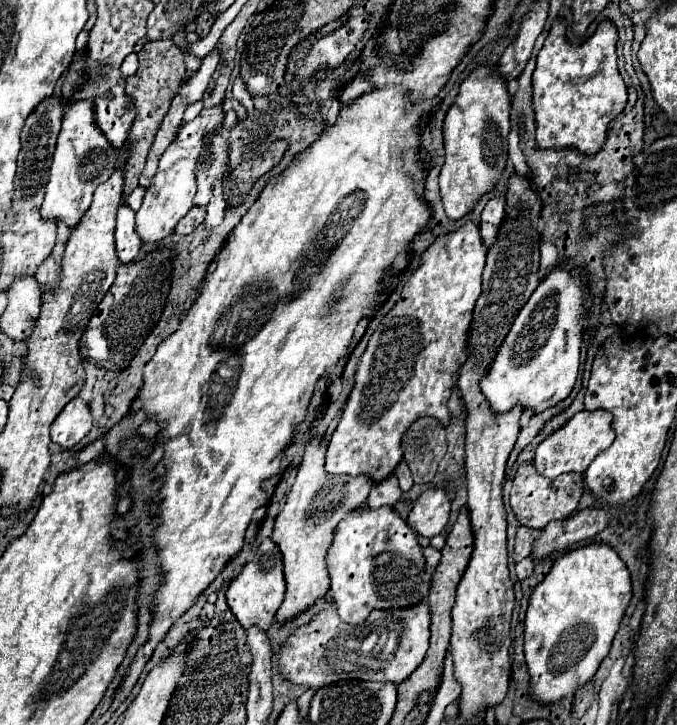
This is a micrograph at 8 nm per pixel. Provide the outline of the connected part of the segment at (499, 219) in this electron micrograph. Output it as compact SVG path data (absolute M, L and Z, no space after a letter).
M490 199L481 214L482 222L489 222L499 229L506 216L504 205L503 199Z

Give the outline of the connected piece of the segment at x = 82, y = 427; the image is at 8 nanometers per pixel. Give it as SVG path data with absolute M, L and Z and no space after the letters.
M73 398L51 424L51 442L61 450L71 450L87 436L91 426L93 416L89 406L81 398Z

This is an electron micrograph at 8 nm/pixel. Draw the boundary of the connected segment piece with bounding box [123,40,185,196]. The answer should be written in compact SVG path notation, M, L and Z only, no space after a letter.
M155 40L147 42L143 50L139 52L139 70L127 78L127 96L135 102L137 108L137 118L133 122L133 128L129 132L129 158L125 166L125 190L123 196L129 196L133 188L137 188L139 174L145 166L147 152L153 144L153 138L161 126L163 116L169 110L169 102L181 88L181 80L185 76L185 62L183 62L183 52L173 40Z

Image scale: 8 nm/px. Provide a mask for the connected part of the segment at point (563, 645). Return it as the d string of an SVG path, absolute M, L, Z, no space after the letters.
M593 542L557 558L545 580L533 590L525 616L525 662L535 700L573 700L573 694L589 682L607 656L629 600L629 570L609 544Z

